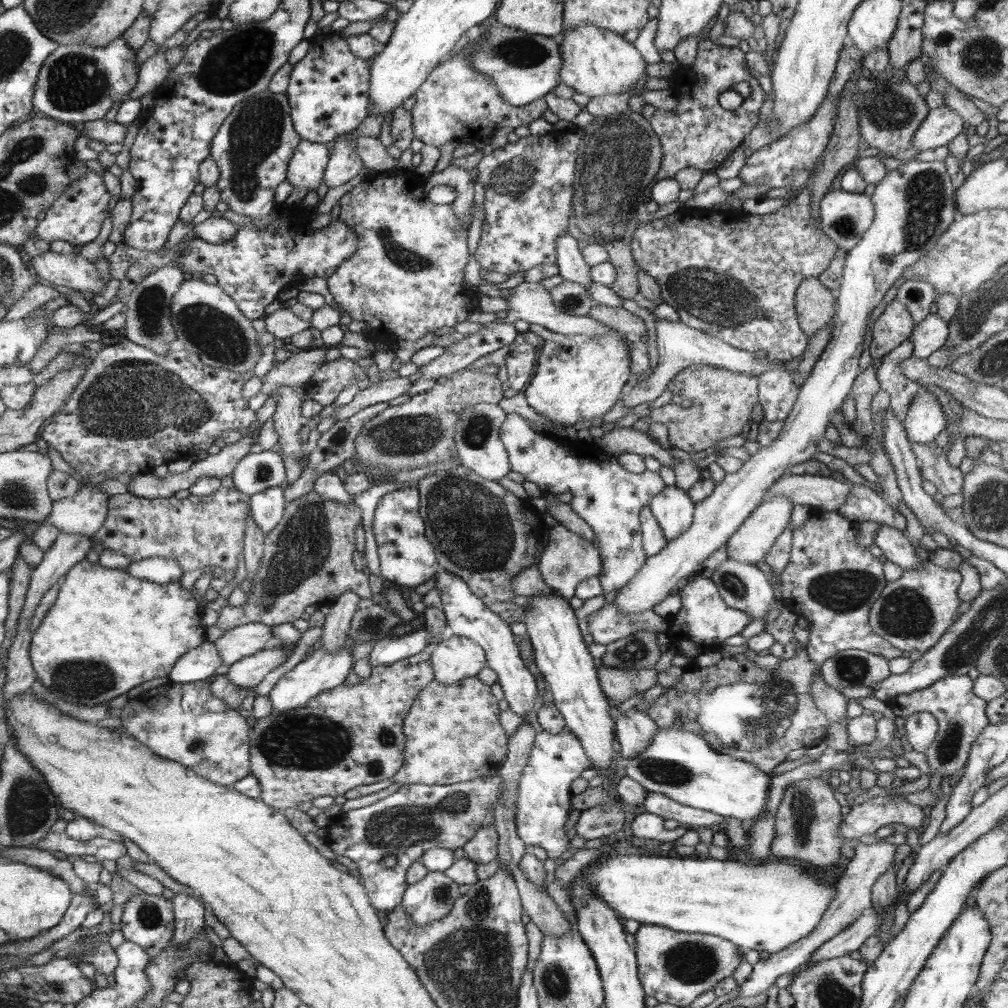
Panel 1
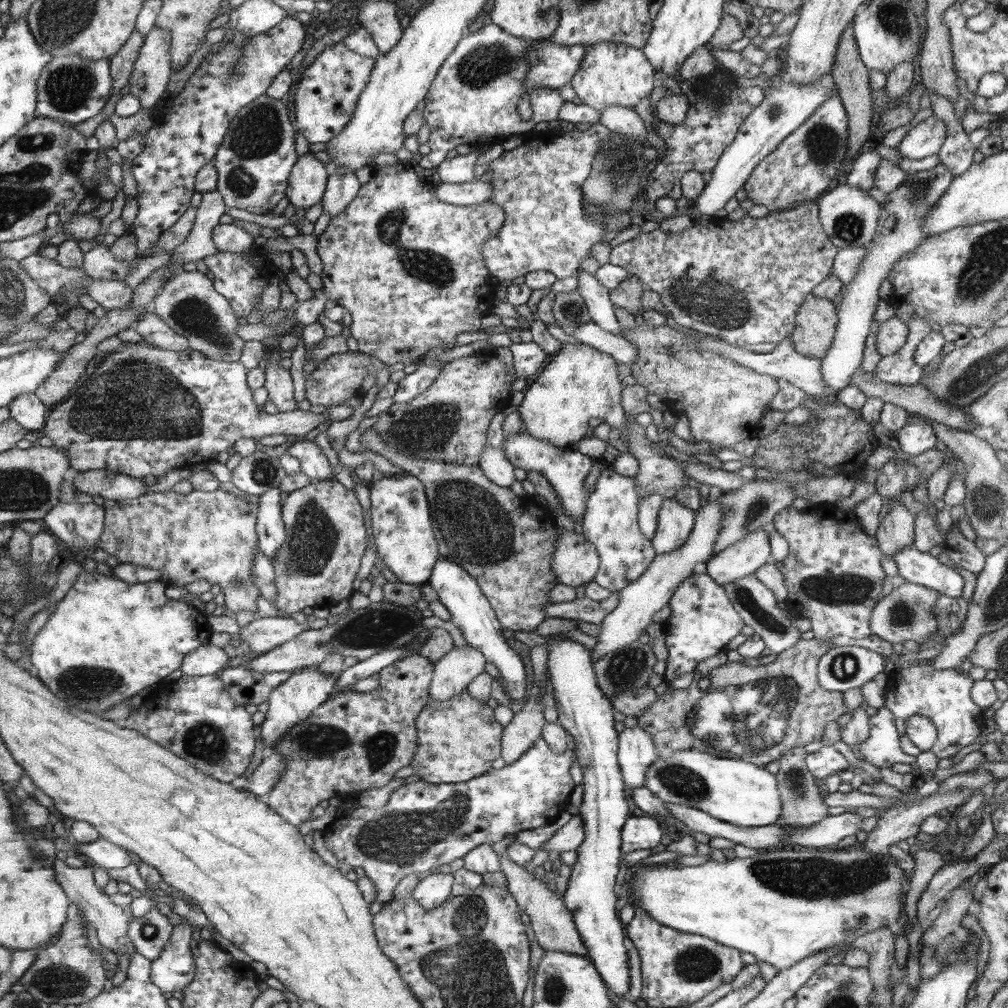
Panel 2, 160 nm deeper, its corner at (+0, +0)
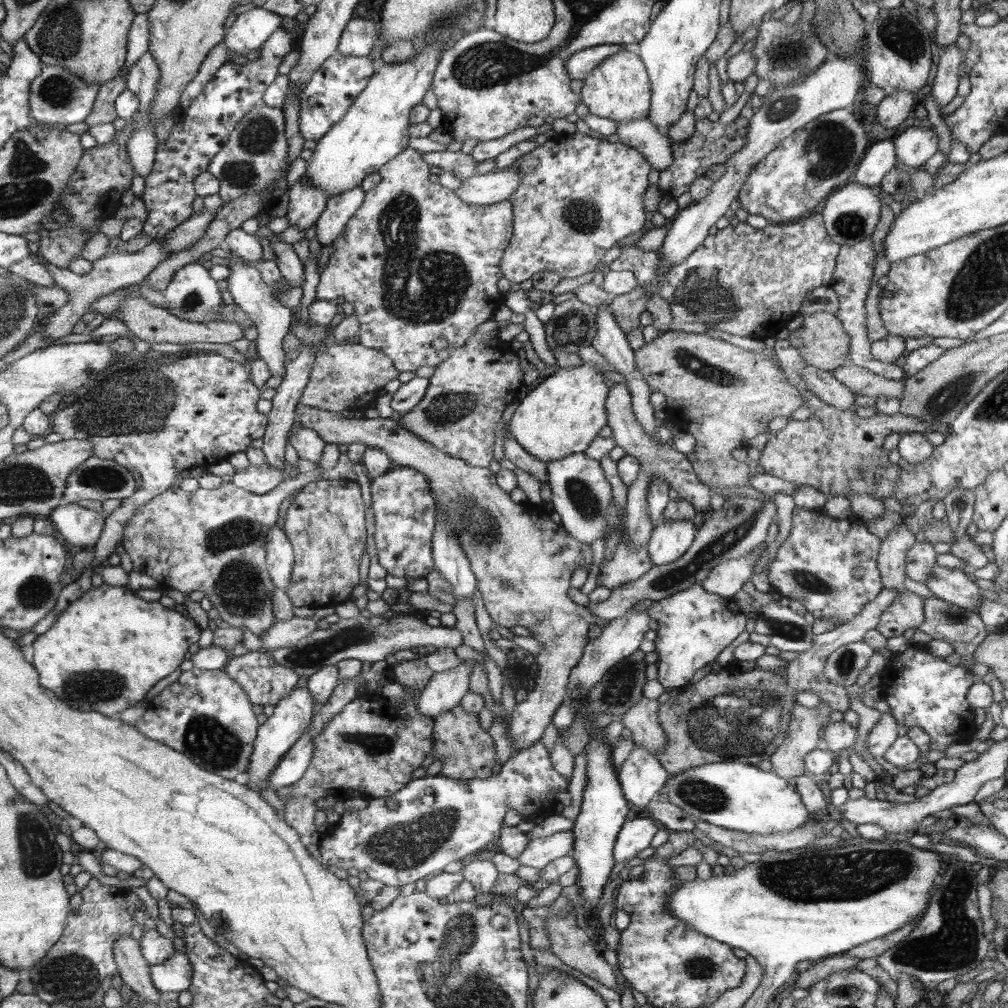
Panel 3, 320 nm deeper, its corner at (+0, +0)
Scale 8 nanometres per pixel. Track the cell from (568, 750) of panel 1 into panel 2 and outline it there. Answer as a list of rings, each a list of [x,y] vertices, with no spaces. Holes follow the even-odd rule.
[[[541,737],[515,763],[489,770],[468,782],[429,783],[419,779],[409,784],[404,783],[392,792],[384,807],[356,807],[340,811],[340,816],[323,830],[325,846],[340,863],[360,866],[376,886],[374,902],[386,904],[394,899],[398,884],[410,874],[432,871],[436,866],[464,858],[477,846],[500,842],[507,834],[517,834],[522,830],[534,830],[552,824],[562,812],[568,810],[571,803],[570,794],[576,785],[570,774],[574,754],[574,747],[570,746],[562,754],[556,754]]]

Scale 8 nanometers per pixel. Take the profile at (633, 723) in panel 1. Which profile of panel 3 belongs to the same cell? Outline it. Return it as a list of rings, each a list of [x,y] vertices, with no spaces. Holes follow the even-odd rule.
[[[639,744],[634,745],[618,775],[626,800],[642,811],[657,798],[669,777],[662,763]]]

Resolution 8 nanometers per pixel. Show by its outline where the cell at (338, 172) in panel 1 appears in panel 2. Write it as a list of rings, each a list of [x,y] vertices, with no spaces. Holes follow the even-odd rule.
[[[334,167],[334,171],[329,173],[329,186],[322,201],[324,214],[332,217],[342,215],[348,205],[357,198],[362,186],[354,172],[347,168]]]

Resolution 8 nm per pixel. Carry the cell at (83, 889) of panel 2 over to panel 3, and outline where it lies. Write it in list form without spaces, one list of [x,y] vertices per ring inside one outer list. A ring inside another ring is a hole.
[[[130,935],[120,937],[114,943],[114,958],[117,960],[121,978],[142,1000],[164,1005],[161,992],[154,986],[150,976],[149,962],[141,954],[138,941]]]

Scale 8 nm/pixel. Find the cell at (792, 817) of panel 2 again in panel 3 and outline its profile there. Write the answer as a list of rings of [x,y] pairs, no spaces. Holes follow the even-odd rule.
[[[793,701],[792,720],[789,721],[788,736],[769,758],[772,772],[781,775],[794,786],[795,778],[804,775],[804,757],[818,748],[820,728],[828,721],[831,708],[820,703],[811,709],[800,701]]]

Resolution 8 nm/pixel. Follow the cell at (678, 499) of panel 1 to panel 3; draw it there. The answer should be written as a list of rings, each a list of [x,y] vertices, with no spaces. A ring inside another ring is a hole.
[[[665,520],[655,525],[646,549],[653,566],[670,564],[682,558],[696,540],[696,528],[692,520]]]

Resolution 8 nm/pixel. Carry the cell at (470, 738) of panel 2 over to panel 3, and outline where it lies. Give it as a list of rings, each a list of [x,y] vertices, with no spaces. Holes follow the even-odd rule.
[[[461,705],[443,712],[434,718],[434,752],[435,760],[444,760],[440,775],[453,779],[485,779],[494,776],[498,770],[498,738],[490,734],[490,729],[482,726],[482,718],[473,712],[466,712]]]

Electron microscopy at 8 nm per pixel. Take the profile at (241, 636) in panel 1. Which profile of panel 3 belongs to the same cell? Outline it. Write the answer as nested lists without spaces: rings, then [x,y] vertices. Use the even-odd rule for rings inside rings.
[[[294,617],[290,620],[275,621],[275,624],[265,630],[259,637],[263,642],[263,650],[289,647],[301,638],[310,636],[318,629],[317,620],[312,617]]]

